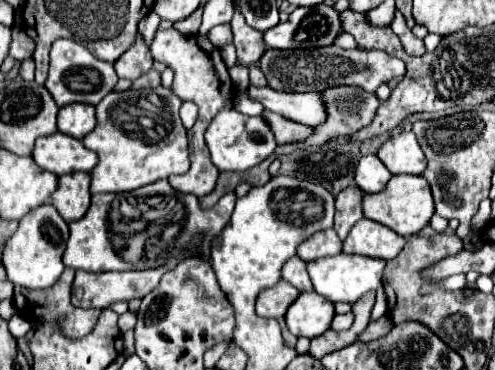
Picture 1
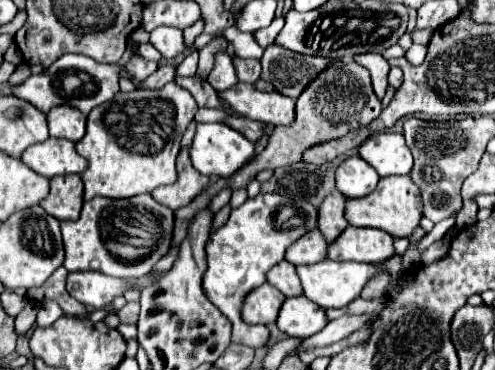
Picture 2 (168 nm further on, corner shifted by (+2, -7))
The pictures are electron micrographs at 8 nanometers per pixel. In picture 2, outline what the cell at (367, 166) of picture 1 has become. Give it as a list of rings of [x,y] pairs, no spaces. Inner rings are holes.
[[[358,155],[346,157],[338,167],[336,167],[336,189],[344,197],[364,197],[374,191],[378,183],[376,171]]]

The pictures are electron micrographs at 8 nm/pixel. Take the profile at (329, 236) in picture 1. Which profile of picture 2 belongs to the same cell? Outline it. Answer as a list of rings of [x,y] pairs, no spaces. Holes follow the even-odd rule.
[[[308,231],[306,235],[302,235],[298,241],[294,241],[288,249],[286,249],[286,261],[290,261],[292,265],[312,265],[316,261],[326,259],[326,249],[328,243],[322,239],[320,231]]]

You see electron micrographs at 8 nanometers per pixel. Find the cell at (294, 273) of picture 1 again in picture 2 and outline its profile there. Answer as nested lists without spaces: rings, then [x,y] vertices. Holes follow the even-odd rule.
[[[280,261],[276,263],[268,273],[266,279],[270,285],[274,285],[278,291],[282,291],[286,297],[296,297],[302,295],[302,287],[300,287],[300,279],[294,271],[294,265],[288,261]]]

